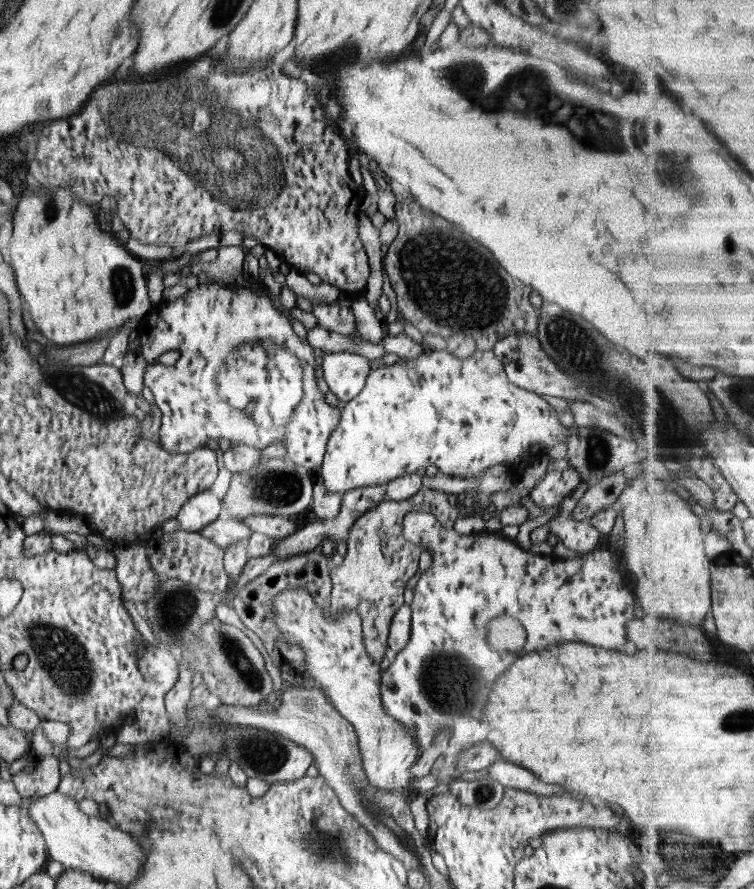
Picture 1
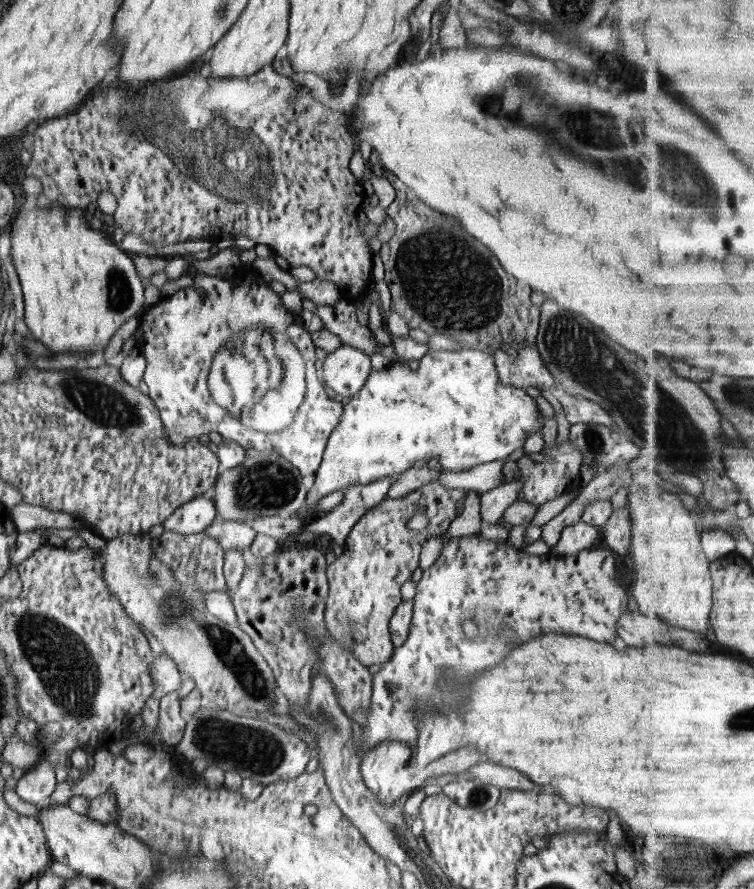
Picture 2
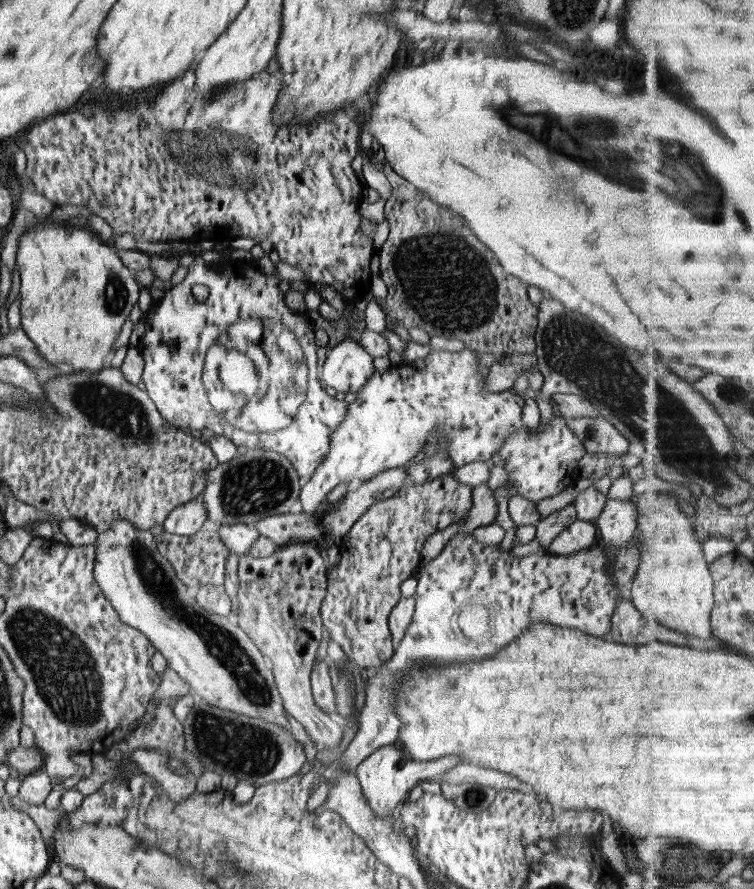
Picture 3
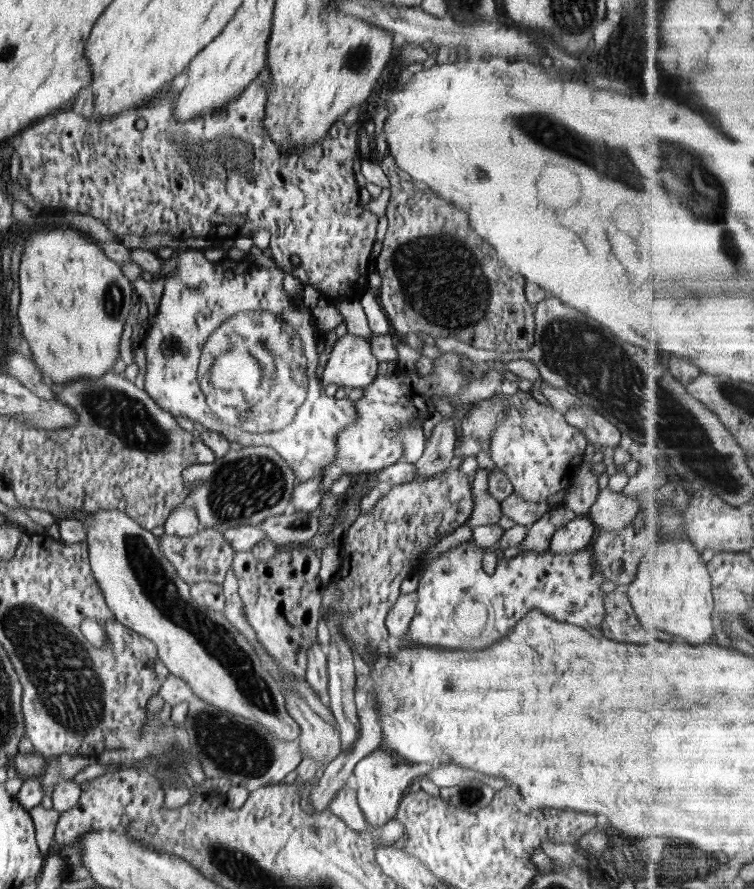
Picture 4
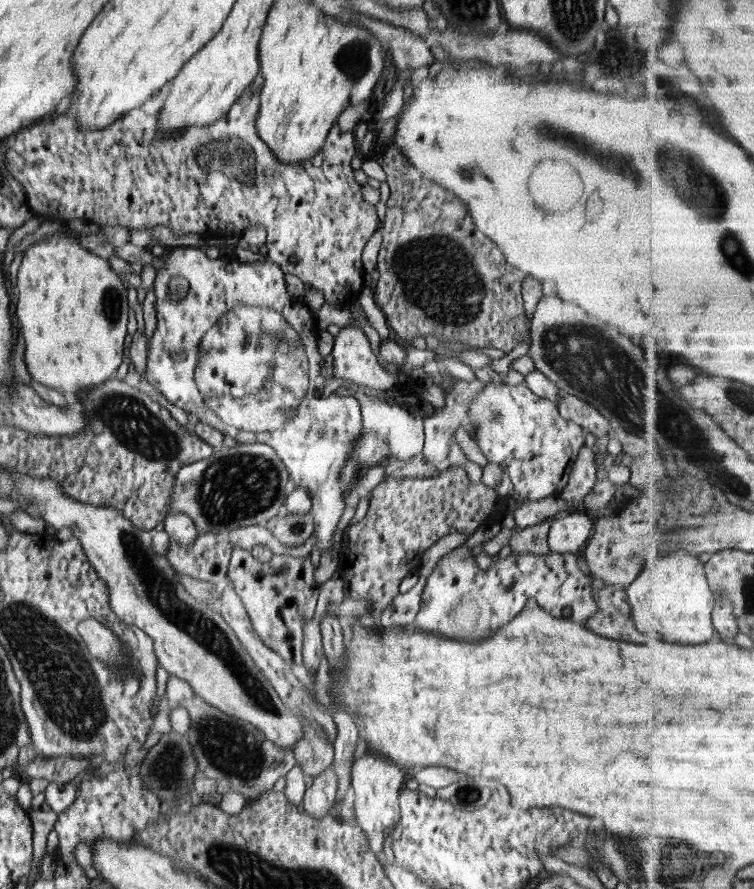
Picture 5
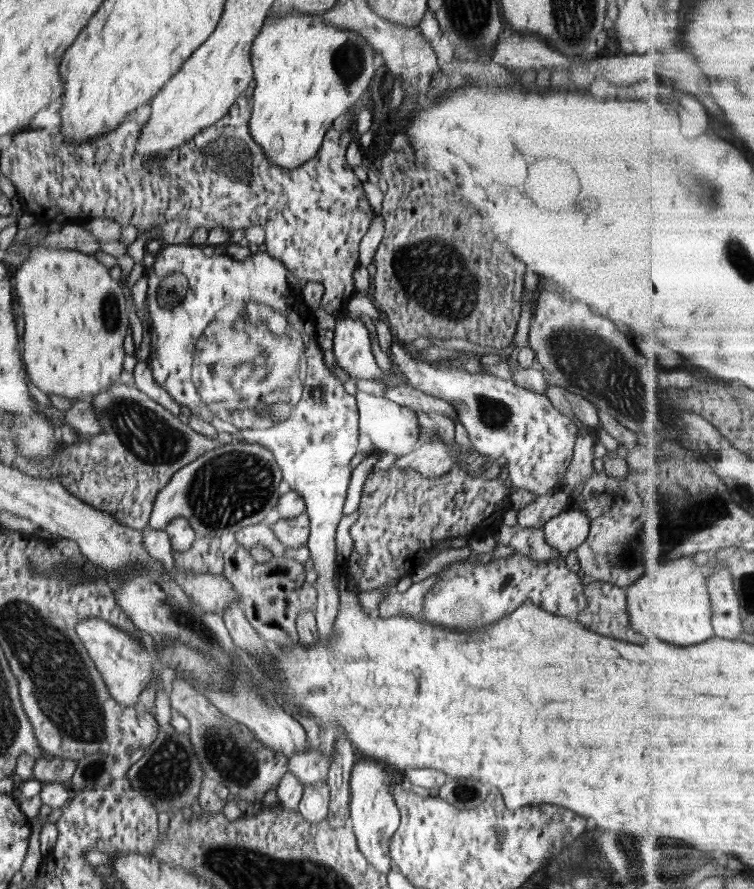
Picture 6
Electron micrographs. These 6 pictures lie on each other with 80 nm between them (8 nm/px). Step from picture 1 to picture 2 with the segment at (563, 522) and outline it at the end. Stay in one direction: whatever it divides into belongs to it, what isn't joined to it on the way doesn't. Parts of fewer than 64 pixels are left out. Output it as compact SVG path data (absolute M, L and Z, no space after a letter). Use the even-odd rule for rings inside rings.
M580 520L562 530L558 543L550 547L550 554L555 556L580 554L582 551L592 549L596 540L598 540L597 527Z

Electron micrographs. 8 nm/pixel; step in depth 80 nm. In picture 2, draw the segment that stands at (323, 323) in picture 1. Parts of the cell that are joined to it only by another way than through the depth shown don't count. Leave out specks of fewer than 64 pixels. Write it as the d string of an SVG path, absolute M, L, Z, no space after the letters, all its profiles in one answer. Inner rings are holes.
M339 300L332 306L320 306L317 311L322 318L324 329L333 332L341 338L344 345L350 345L364 354L372 356L380 346L368 326L362 326L356 318L354 301L344 302Z

